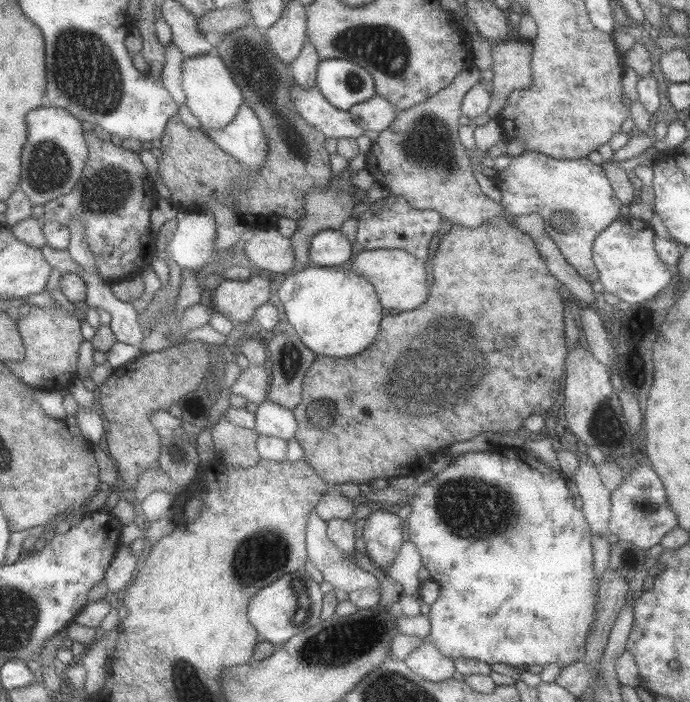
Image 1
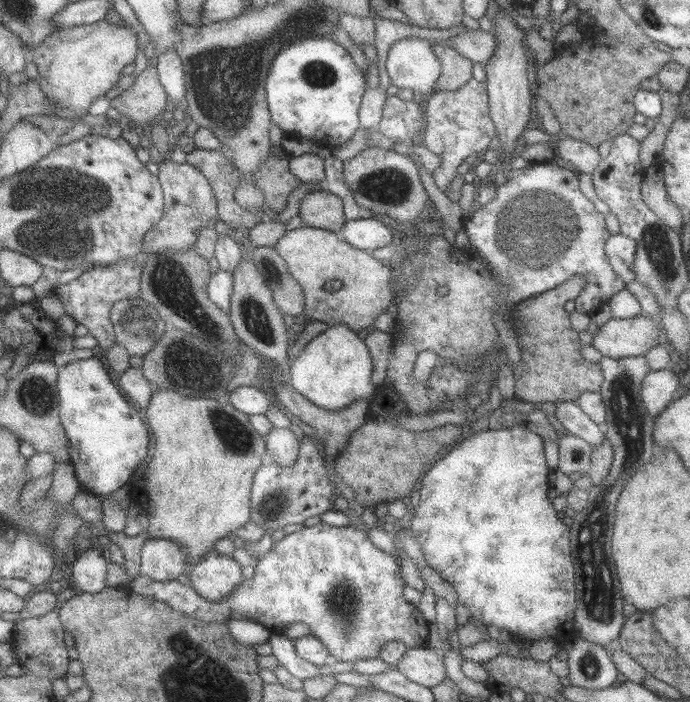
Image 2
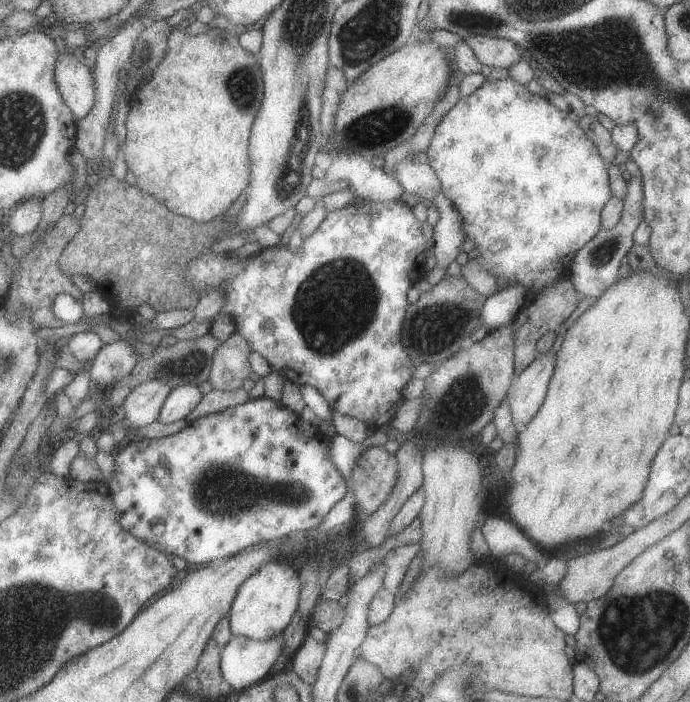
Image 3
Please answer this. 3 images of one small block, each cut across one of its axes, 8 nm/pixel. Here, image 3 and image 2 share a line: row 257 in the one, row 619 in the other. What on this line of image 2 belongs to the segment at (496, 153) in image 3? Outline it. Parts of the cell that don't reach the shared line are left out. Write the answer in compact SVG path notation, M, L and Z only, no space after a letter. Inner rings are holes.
M520 417L516 418L517 424L510 429L478 431L472 436L462 437L450 449L448 456L436 461L431 468L423 474L419 481L419 492L421 495L420 506L414 510L414 518L408 532L418 540L422 546L422 553L428 566L433 568L441 577L454 586L458 594L460 604L470 610L472 619L482 622L484 625L497 626L499 629L507 630L511 635L516 635L526 642L541 639L554 639L556 643L564 646L577 639L574 630L574 614L576 610L576 589L574 582L574 563L570 548L570 528L562 521L562 515L556 512L552 500L548 498L551 488L548 483L550 468L546 465L544 455L544 441L534 432L526 429L526 423Z

